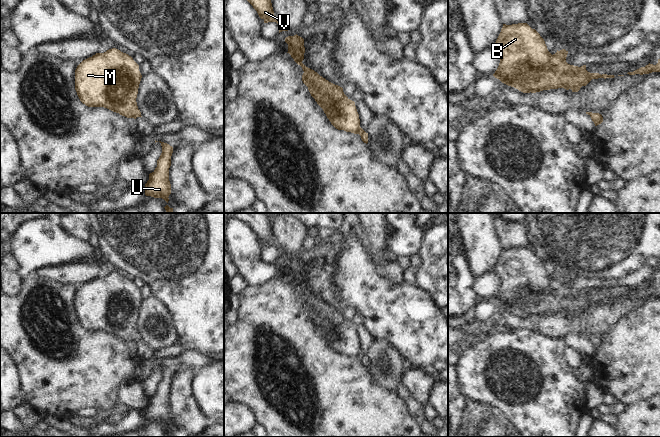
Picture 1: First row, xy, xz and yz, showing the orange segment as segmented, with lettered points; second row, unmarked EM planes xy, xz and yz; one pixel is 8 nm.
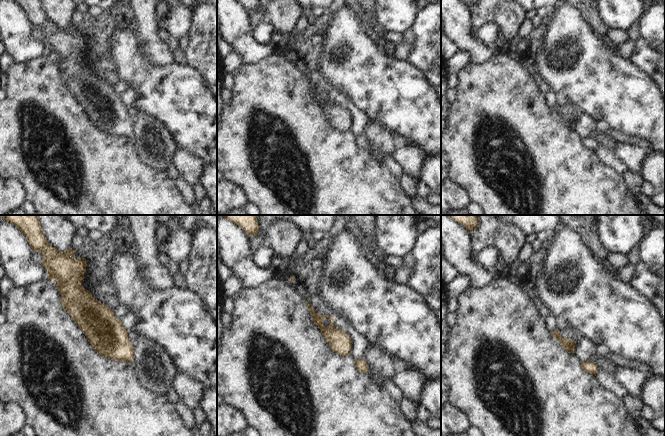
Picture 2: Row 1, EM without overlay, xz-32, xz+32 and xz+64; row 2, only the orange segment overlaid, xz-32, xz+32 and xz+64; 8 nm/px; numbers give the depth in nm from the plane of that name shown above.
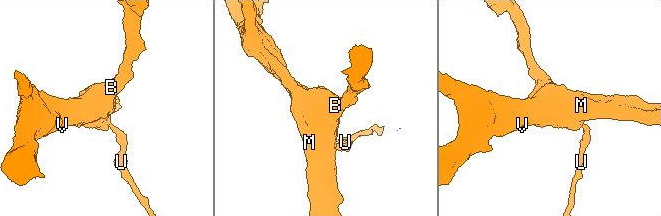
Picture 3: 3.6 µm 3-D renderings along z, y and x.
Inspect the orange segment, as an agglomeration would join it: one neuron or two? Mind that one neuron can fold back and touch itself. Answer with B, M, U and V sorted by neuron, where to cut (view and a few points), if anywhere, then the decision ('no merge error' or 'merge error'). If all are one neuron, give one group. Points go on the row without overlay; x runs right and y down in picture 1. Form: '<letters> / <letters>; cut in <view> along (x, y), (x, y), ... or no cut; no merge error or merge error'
B M U V; no cut; no merge error

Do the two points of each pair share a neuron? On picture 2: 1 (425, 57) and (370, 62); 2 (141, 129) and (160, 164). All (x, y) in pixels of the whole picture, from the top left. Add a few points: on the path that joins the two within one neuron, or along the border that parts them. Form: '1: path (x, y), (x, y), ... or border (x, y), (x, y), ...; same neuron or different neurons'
1: border (407, 61), (418, 68), (424, 77); different neurons
2: path (150, 138), (158, 155); same neuron

